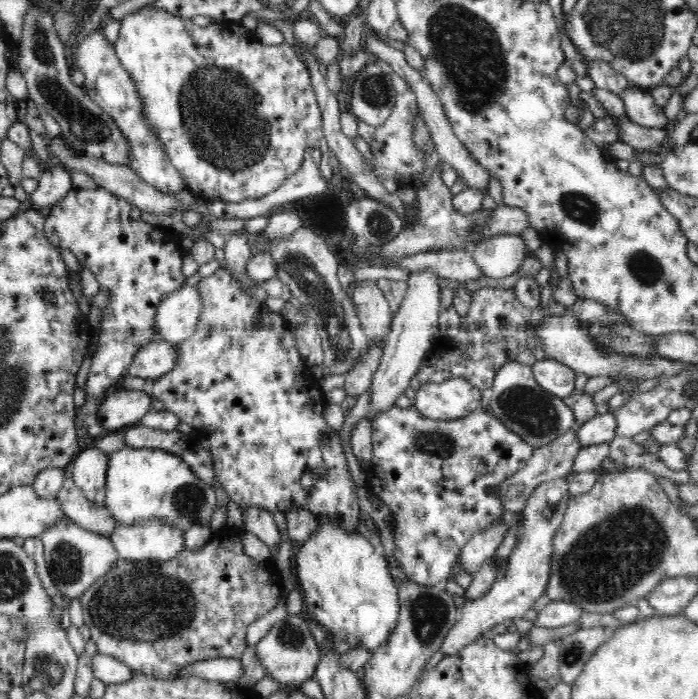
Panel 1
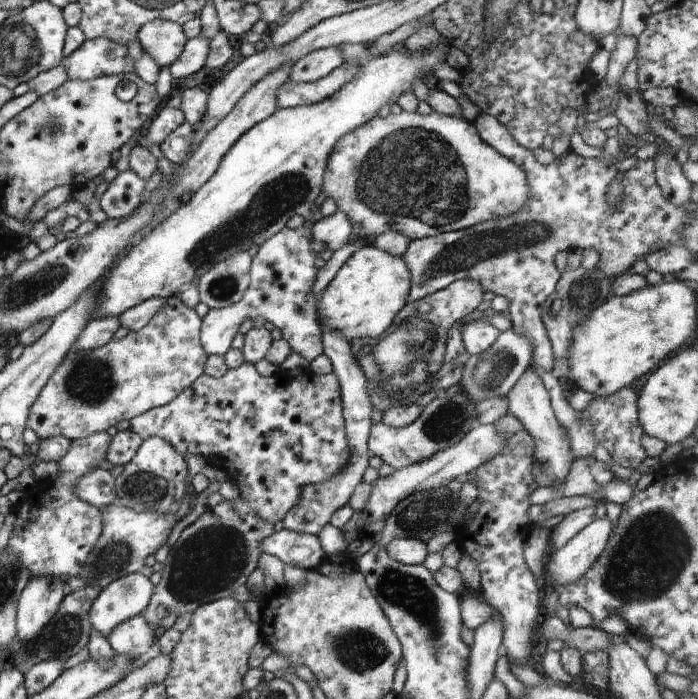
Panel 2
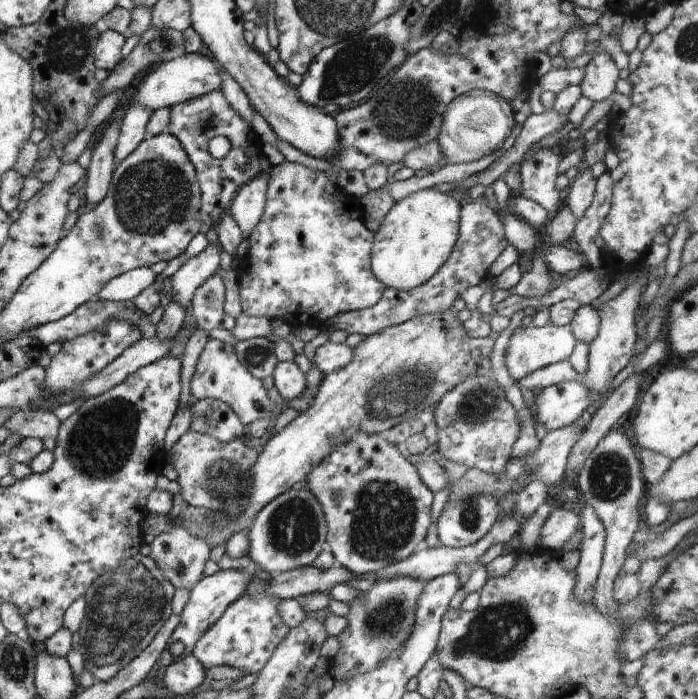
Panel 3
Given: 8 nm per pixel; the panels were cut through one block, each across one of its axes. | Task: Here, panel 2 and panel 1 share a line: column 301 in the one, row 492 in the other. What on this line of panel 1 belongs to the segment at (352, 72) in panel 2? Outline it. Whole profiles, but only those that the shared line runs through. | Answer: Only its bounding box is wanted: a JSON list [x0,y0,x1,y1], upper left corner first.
[72,445,108,506]

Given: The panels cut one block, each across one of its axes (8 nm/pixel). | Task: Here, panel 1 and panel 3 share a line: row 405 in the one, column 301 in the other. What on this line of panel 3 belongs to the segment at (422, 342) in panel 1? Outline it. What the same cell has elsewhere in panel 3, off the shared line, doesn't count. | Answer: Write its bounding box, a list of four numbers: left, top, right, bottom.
[272,362,307,401]

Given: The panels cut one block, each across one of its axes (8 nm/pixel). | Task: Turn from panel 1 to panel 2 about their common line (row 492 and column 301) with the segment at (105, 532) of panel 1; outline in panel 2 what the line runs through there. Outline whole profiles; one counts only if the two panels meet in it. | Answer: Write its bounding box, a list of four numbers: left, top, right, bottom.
[289,48,344,83]

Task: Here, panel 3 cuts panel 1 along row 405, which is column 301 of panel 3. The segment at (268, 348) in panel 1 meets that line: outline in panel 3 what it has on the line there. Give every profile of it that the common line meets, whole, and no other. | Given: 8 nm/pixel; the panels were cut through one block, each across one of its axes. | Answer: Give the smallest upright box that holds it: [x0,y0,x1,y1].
[239,161,387,329]

